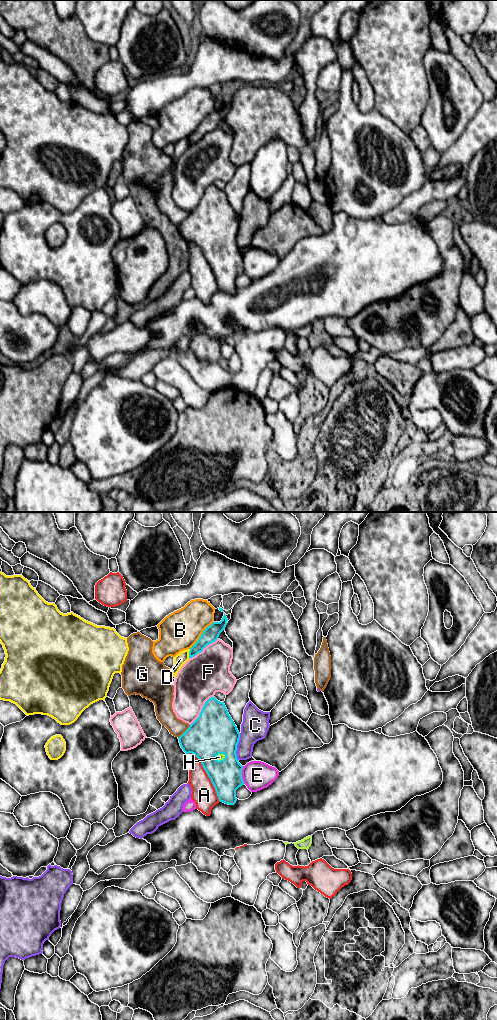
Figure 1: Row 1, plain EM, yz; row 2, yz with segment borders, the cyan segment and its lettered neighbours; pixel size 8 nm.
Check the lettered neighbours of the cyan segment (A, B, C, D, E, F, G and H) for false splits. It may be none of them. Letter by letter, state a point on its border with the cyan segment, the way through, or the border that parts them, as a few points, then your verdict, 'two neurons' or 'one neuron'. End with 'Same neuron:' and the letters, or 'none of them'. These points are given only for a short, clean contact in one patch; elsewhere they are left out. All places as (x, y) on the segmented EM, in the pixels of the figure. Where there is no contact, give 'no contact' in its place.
A: contact yz (207, 774); two neurons
B: contact yz (201, 635); two neurons
C: contact yz (236, 746); two neurons
D: contact yz (189, 653); two neurons
E: contact yz (241, 775); two neurons
F: contact yz (201, 710); two neurons
G: contact yz (185, 731); two neurons
H: contact yz (219, 753); one neuron
Same neuron: H

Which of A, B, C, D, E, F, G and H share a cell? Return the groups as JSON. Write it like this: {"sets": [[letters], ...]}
{"sets": [["A"], ["B"], ["C"], ["D"], ["E"], ["F"], ["G"], ["H"]]}

